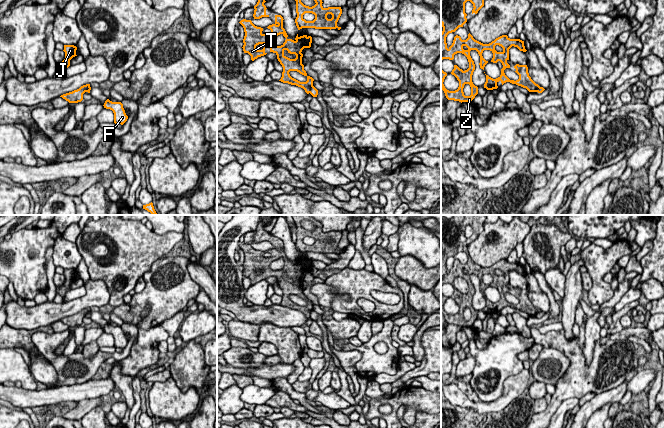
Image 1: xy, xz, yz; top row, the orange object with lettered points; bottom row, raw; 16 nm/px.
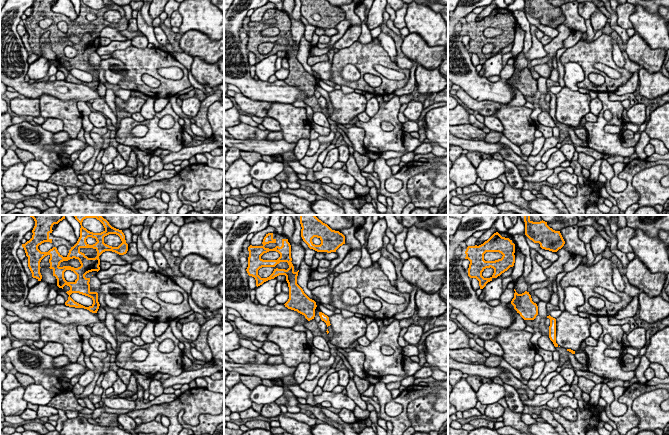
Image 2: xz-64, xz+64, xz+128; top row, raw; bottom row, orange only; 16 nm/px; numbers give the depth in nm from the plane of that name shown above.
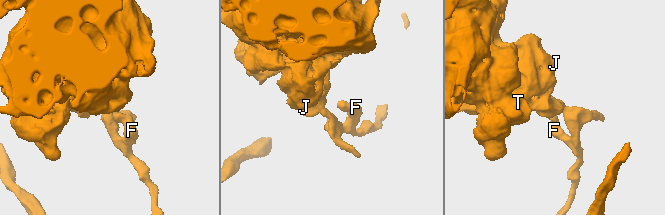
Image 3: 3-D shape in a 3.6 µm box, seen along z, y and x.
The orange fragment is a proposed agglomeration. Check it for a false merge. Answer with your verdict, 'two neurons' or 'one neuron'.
two neurons

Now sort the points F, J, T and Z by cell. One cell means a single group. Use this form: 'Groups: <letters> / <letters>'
Groups: F / J T Z

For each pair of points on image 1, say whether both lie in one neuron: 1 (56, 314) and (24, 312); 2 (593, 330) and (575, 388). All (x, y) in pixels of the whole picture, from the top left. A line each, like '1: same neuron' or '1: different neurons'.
1: same neuron
2: different neurons

